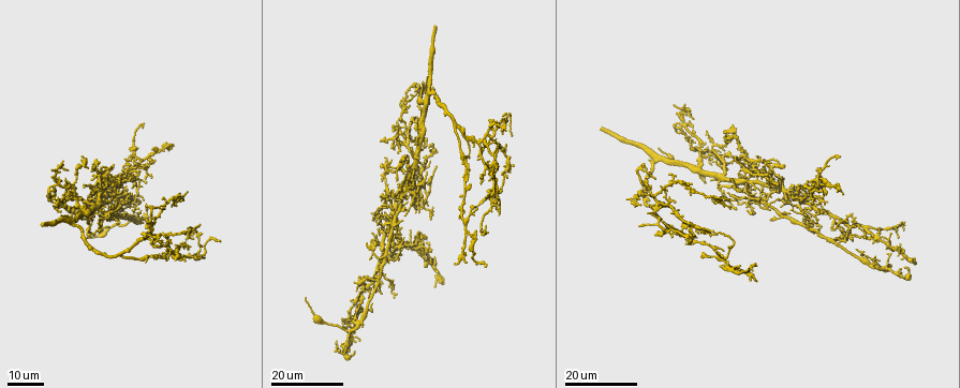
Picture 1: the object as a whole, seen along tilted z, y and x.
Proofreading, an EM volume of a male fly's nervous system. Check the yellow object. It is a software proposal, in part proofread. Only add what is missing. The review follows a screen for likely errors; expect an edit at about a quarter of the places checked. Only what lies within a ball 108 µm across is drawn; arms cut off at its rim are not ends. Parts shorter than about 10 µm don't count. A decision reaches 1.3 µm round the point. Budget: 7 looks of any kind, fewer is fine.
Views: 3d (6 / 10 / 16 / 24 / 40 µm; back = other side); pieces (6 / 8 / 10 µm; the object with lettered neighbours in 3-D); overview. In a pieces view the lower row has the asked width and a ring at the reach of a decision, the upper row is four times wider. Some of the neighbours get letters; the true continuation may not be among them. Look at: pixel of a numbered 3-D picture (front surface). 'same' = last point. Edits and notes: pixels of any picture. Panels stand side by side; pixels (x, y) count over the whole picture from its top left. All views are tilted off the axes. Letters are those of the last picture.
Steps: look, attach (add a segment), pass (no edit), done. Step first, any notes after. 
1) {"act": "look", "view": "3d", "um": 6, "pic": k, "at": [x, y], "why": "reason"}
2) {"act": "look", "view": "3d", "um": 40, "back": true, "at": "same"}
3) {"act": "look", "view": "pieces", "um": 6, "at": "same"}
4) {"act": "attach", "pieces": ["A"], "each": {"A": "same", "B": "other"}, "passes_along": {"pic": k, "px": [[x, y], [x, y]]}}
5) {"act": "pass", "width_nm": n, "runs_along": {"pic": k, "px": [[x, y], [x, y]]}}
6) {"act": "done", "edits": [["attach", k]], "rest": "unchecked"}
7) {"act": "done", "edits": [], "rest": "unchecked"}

{"act": "look", "view": "3d", "um": 16, "pic": 1, "at": [471, 186], "why": "tapers out"}

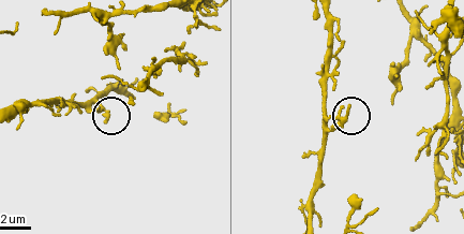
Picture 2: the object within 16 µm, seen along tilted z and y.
{"act": "look", "view": "pieces", "um": 6, "pic": 2, "at": [347, 107]}

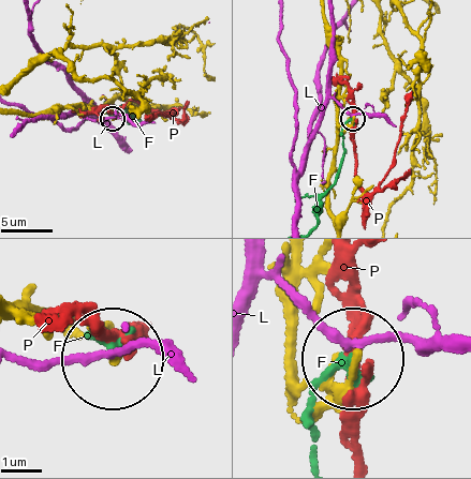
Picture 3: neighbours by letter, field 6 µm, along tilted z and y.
{"act": "pass", "each": {"F": "other", "L": "other", "P": "other"}, "found": "none of them fits"}

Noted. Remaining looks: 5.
{"act": "look", "view": "3d", "um": 24, "pic": 1, "at": [131, 185], "why": "thin end"}

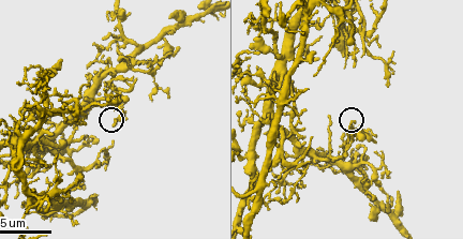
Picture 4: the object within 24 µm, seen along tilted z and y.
{"act": "look", "view": "pieces", "um": 10, "pic": 4, "at": [113, 122], "why": "see the neighbours"}

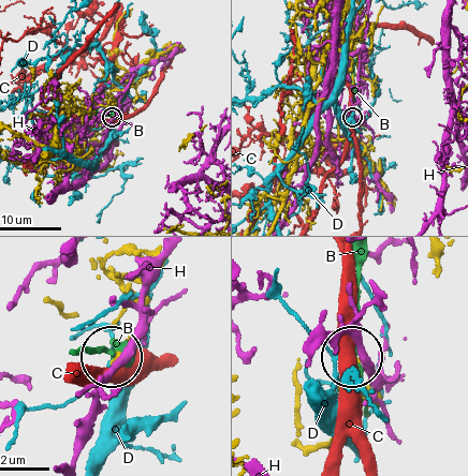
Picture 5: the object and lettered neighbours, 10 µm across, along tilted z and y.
{"act": "pass", "width_nm": 190, "each": {"B": "other", "C": "other", "D": "other", "H": "other"}, "found": "no lettered segment goes on from it"}

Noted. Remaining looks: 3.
{"act": "look", "view": "pieces", "um": 8, "pic": 4, "at": [298, 125], "why": "free end"}

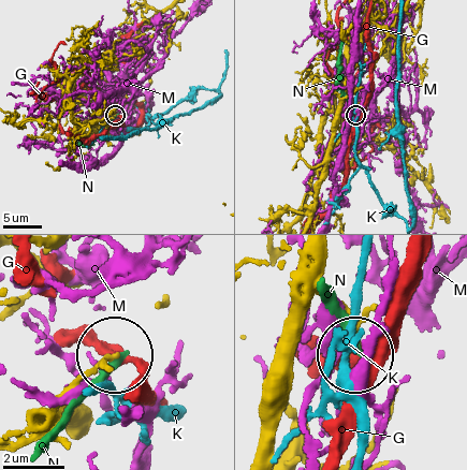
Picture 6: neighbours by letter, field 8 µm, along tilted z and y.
{"act": "pass", "each": {"G": "other", "K": "other", "M": "other", "N": "other"}, "runs_along": {"pic": 6, "px": [[53, 409], [108, 355]]}, "found": "no lettered segment goes on from it"}

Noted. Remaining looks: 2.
{"act": "done", "edits": [], "rest": "unchecked"}

